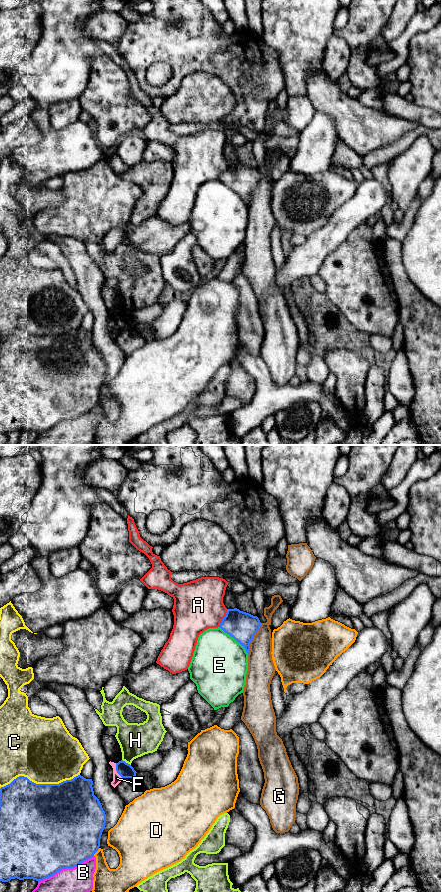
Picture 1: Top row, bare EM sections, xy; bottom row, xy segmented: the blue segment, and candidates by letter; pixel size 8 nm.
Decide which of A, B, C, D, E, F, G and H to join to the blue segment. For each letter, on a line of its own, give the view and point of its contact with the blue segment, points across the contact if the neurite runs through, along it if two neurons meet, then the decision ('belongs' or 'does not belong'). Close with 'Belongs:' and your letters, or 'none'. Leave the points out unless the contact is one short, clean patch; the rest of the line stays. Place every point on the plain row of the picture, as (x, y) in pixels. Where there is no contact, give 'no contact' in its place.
A: xy (223, 170) | does not belong
B: xy (65, 420) | does not belong
C: xy (39, 336) | does not belong
D: xy (96, 403) | does not belong
E: xy (234, 190) | does not belong
F: xy (117, 323) | along xy (115, 315), (115, 321), (122, 330) | does not belong
G: xy (252, 191) | does not belong
H: xy (125, 314) | does not belong
Belongs: none

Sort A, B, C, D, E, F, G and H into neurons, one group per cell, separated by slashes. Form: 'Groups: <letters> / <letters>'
Groups: A / B / C / D / E / F / G / H

